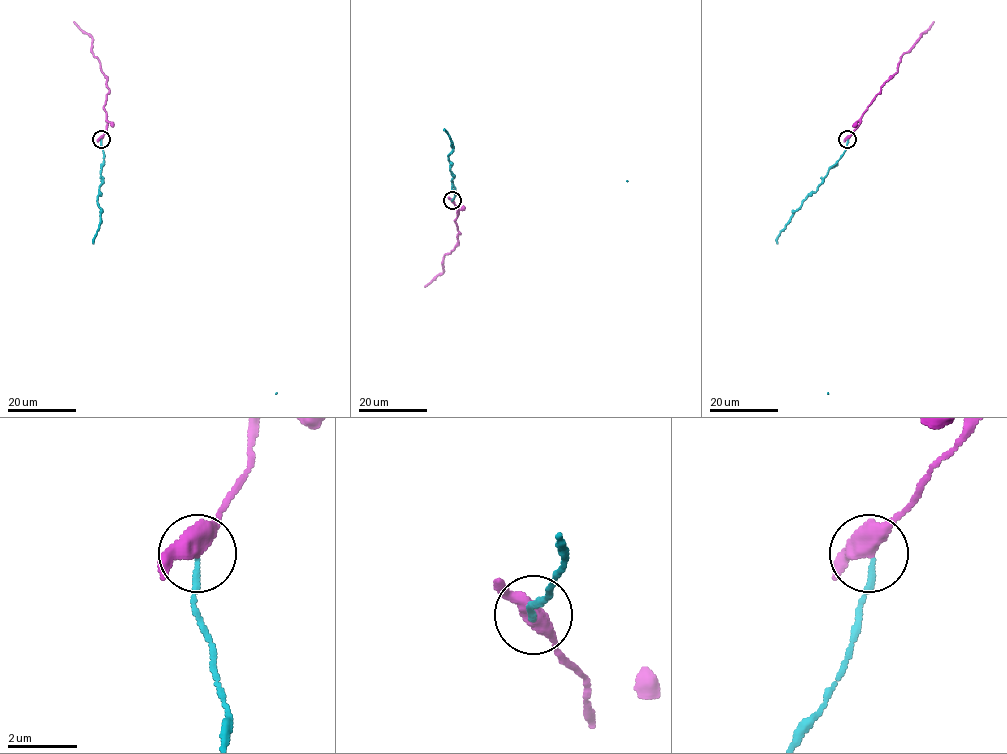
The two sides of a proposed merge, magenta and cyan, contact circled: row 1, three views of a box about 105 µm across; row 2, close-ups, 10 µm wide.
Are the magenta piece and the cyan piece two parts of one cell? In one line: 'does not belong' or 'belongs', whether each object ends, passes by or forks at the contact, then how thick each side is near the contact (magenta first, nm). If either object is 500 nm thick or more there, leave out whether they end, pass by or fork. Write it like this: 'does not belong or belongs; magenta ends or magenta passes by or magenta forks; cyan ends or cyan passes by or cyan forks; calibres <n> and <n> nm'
belongs; magenta passes by; cyan ends; calibres 480 and 170 nm

